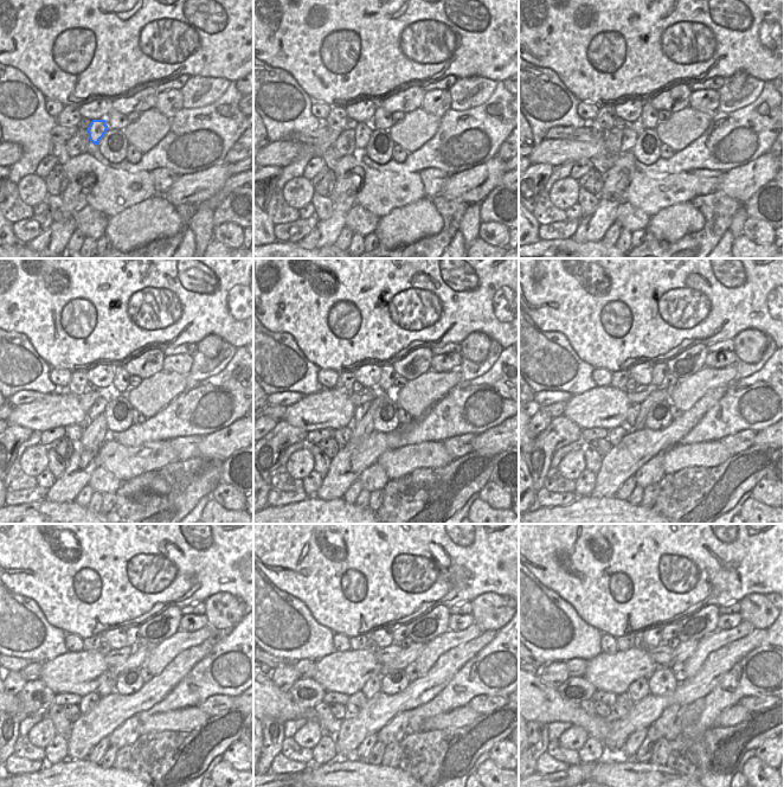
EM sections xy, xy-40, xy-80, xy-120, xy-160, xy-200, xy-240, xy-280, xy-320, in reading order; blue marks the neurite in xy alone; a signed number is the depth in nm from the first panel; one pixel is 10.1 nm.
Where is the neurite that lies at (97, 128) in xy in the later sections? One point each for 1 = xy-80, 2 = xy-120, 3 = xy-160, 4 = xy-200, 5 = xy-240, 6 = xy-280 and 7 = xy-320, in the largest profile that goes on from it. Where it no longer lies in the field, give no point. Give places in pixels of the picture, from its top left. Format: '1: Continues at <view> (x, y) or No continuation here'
1: Continues at xy-80 (629, 136)
2: Continues at xy-120 (98, 407)
3: Continues at xy-160 (360, 410)
4: Continues at xy-200 (634, 409)
5: Continues at xy-240 (105, 686)
6: Continues at xy-280 (372, 686)
7: Continues at xy-320 (638, 689)

